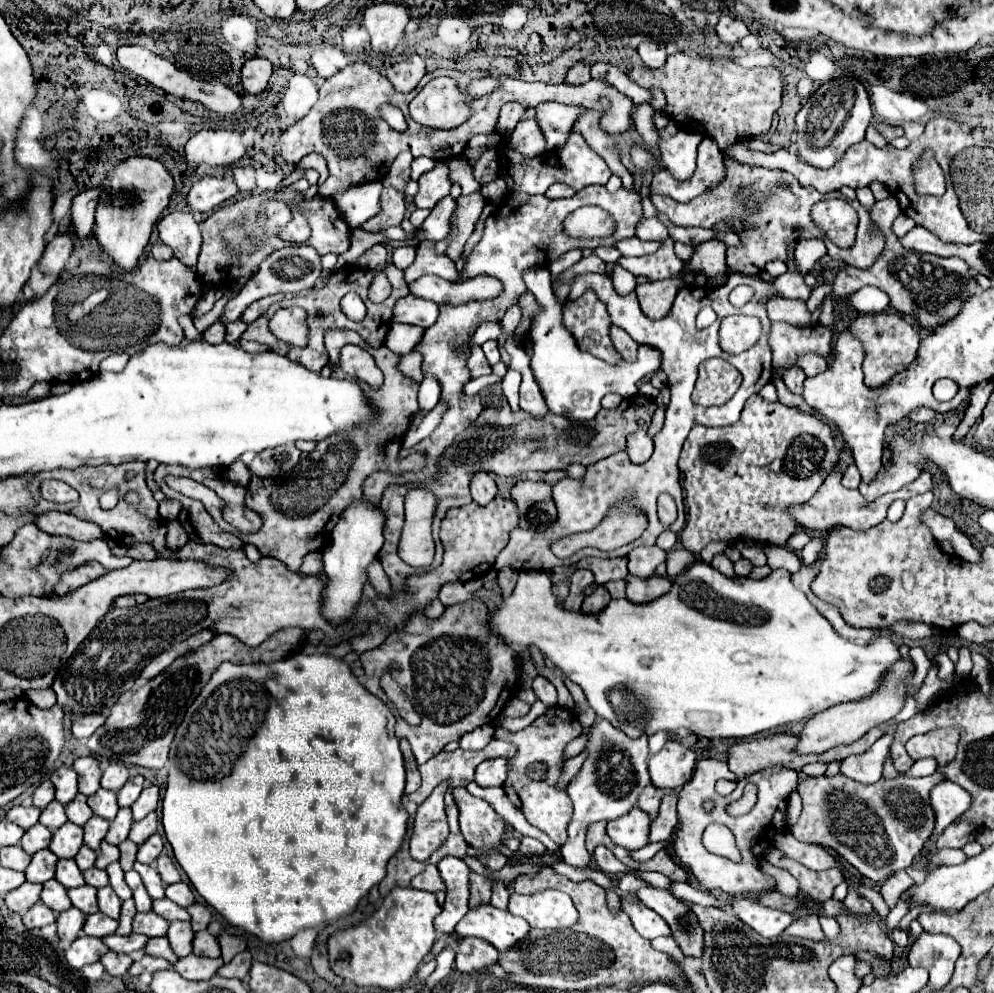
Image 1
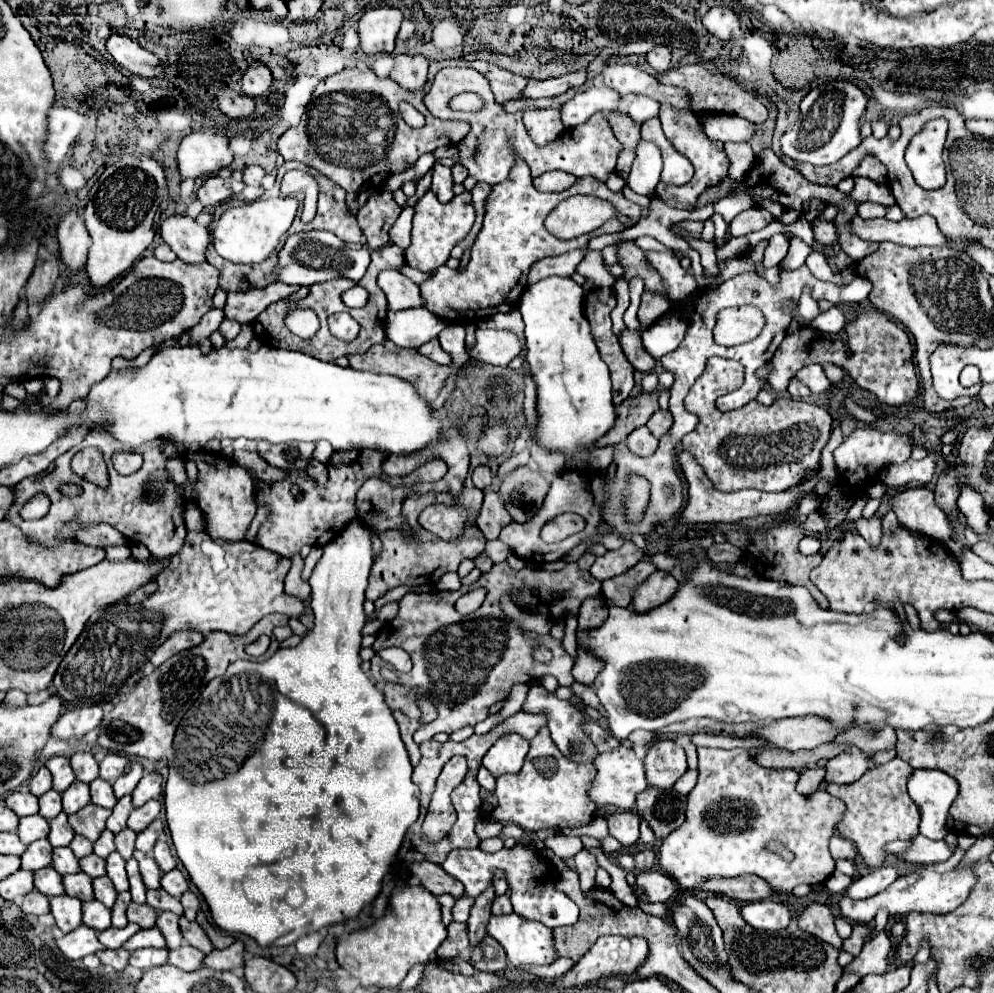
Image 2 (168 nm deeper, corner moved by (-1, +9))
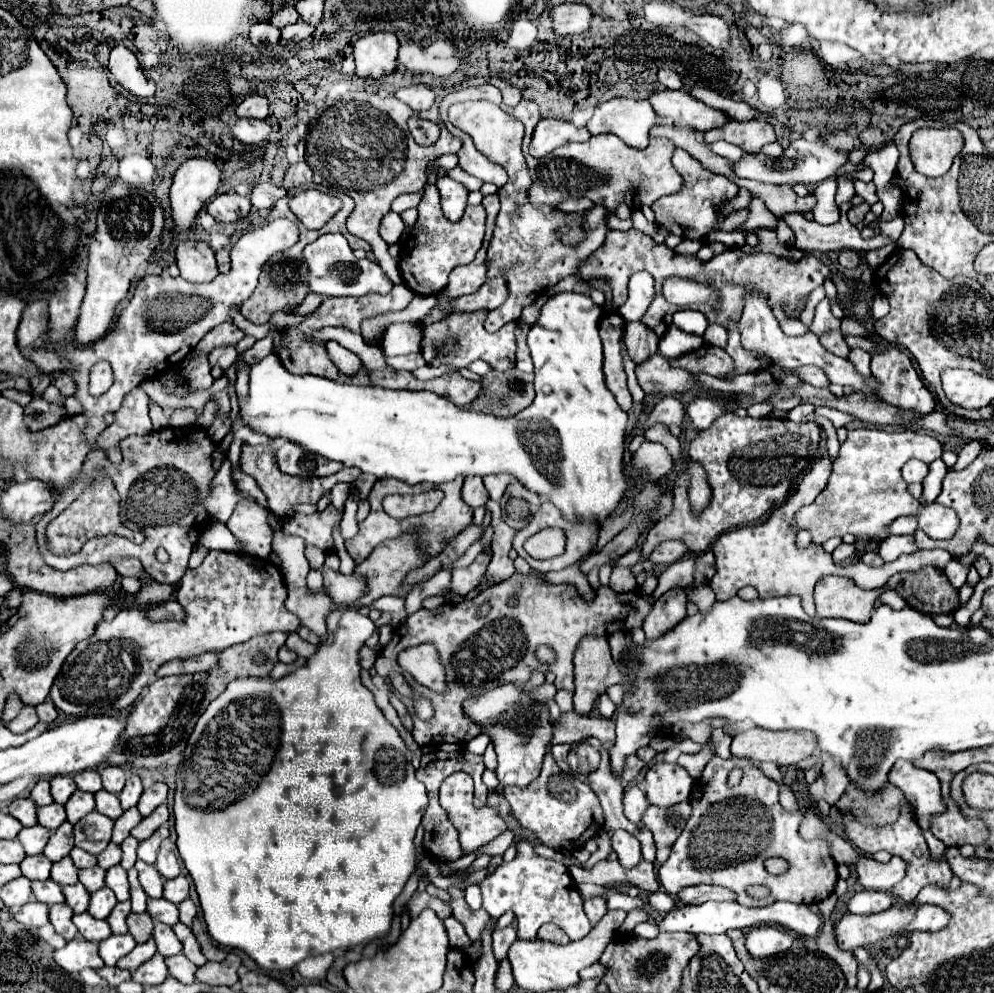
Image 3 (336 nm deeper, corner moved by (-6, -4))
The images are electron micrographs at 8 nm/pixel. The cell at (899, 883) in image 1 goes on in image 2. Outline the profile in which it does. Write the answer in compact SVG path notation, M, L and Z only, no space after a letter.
M881 867L871 871L865 877L859 877L851 883L851 887L845 891L851 899L867 899L877 895L879 891L883 891L885 887L889 887L895 879L899 877L895 867Z

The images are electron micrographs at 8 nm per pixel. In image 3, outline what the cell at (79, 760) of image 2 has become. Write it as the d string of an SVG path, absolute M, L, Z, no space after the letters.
M84 770L84 772L78 772L74 774L74 782L80 790L84 792L98 792L102 790L102 782L100 782L100 774L96 770Z

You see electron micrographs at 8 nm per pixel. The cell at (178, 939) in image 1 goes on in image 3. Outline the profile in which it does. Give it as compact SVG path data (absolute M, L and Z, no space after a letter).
M156 922L154 926L154 932L152 932L152 938L156 940L156 946L158 946L158 952L162 956L174 956L174 954L180 954L182 952L182 944L178 942L174 930L166 924L160 924Z

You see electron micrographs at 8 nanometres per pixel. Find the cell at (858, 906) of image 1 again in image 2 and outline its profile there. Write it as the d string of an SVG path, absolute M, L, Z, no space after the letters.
M975 863L967 865L967 867L955 867L949 873L937 873L933 865L917 865L915 871L897 877L897 881L893 881L893 885L889 885L885 891L877 893L875 897L863 899L863 901L853 901L849 895L843 895L839 901L841 913L843 917L847 917L849 921L855 923L869 923L873 921L875 913L879 909L887 909L889 915L907 915L911 911L919 911L919 913L949 913L955 907L959 907L967 895L971 893L973 885L977 883L975 877Z

